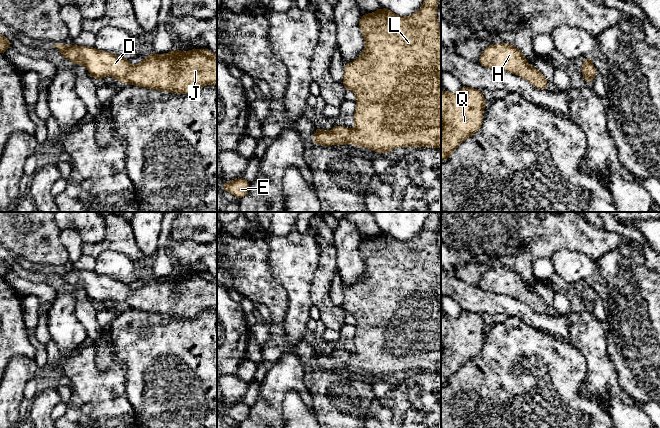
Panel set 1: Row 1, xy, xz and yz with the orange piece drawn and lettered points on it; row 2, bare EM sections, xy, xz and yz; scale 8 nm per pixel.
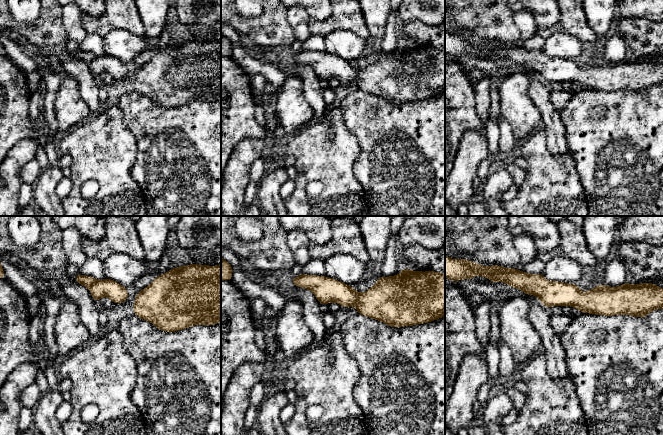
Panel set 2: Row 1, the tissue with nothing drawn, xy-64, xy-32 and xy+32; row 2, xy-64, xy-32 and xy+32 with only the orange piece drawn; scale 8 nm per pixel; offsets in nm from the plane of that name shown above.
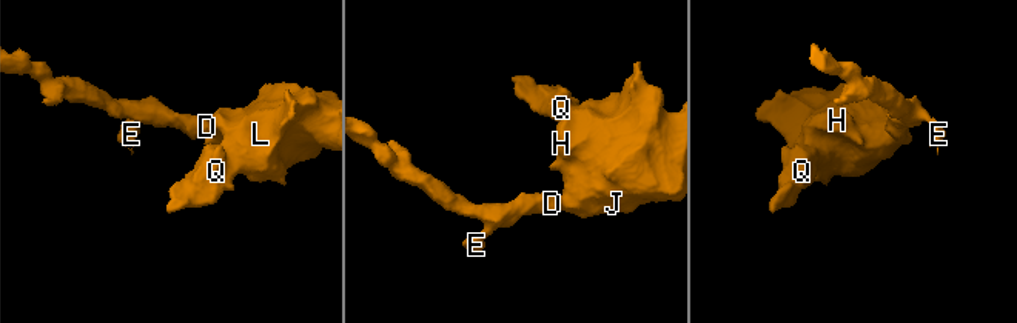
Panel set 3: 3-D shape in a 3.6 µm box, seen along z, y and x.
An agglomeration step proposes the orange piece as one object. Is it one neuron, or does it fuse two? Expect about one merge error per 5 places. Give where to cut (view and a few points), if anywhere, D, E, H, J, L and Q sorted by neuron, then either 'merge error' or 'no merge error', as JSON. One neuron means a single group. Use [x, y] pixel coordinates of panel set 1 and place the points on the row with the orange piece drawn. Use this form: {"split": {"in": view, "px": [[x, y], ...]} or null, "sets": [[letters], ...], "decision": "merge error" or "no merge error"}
{"split": null, "sets": [["D", "E", "H", "J", "L", "Q"]], "decision": "no merge error"}

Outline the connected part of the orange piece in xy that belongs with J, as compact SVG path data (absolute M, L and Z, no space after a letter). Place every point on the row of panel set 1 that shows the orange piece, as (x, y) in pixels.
M54 44L59 52L73 64L84 65L97 81L104 77L114 77L128 85L136 85L152 90L170 91L174 94L195 94L205 85L217 84L217 54L208 49L194 49L180 52L177 49L165 54L149 54L142 62L131 66L127 58L119 57L94 47L65 46Z

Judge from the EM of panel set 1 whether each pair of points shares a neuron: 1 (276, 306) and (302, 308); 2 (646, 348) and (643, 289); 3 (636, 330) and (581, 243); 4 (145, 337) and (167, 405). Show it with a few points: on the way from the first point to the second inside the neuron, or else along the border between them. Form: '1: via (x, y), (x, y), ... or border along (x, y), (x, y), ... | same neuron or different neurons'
1: border along (282, 285), (288, 297), (288, 307), (281, 324) | different neurons
2: via (646, 333), (646, 310), (642, 304) | same neuron
3: border along (617, 248), (606, 252), (597, 261) | different neurons
4: via (161, 354), (167, 360), (167, 388) | same neuron

